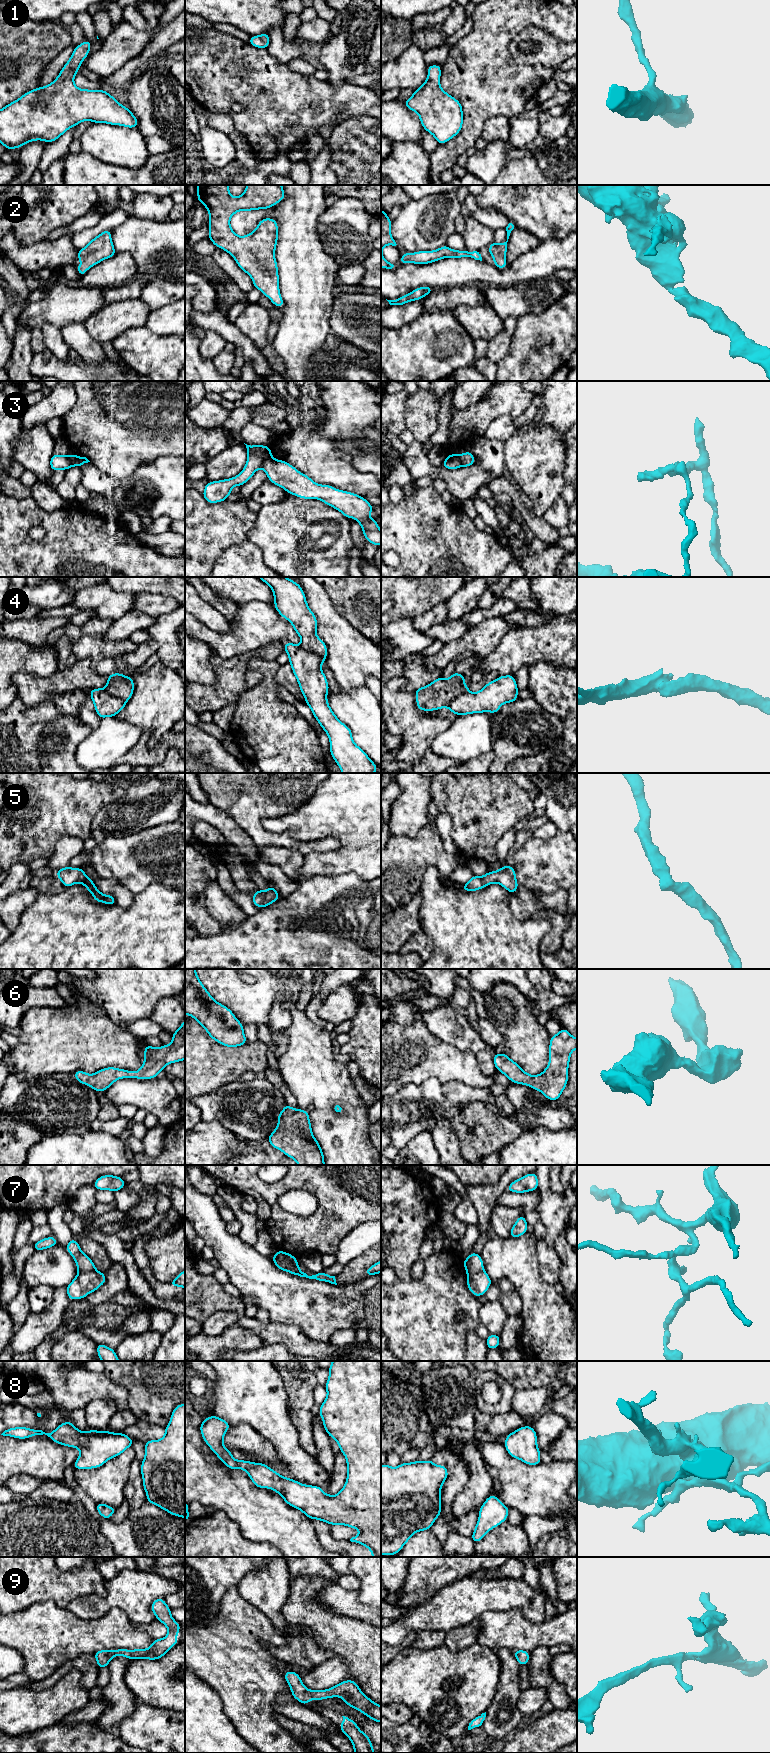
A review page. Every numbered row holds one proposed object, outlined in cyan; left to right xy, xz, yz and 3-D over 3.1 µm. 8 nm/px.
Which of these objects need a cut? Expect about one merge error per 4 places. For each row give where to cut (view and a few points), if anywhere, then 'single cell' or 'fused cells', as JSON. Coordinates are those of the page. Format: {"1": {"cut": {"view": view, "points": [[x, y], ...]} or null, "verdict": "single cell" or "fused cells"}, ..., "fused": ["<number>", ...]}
{"1": {"cut": null, "verdict": "single cell"}, "2": {"cut": null, "verdict": "single cell"}, "3": {"cut": {"view": "xz", "points": [[271, 457], [267, 458], [261, 467]]}, "verdict": "fused cells"}, "4": {"cut": {"view": "xz", "points": [[299, 645], [314, 652], [319, 657], [321, 664]]}, "verdict": "fused cells"}, "5": {"cut": null, "verdict": "single cell"}, "6": {"cut": null, "verdict": "single cell"}, "7": {"cut": {"view": "xz", "points": [[294, 1256], [275, 1262]]}, "verdict": "fused cells"}, "8": {"cut": null, "verdict": "single cell"}, "9": {"cut": null, "verdict": "single cell"}, "fused": ["3", "4", "7"]}

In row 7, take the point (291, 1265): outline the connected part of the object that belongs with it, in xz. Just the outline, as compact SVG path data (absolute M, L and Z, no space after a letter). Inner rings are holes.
M293 1257L291 1259L284 1259L282 1261L276 1261L275 1265L278 1269L287 1271L293 1275L297 1275L300 1277L306 1277L306 1278L314 1279L318 1281L325 1281L325 1282L337 1285L335 1276L327 1275L323 1271L320 1273L316 1273L312 1276L308 1276L306 1273L302 1272L300 1270L296 1257Z

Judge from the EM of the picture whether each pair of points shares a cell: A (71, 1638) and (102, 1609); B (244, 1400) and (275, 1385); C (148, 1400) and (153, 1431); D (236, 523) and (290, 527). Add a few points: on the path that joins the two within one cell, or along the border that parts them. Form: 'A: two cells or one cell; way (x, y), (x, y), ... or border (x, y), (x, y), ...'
A: two cells; border (112, 1608), (93, 1619), (81, 1619), (69, 1611)
B: one cell; way (252, 1392), (267, 1385)
C: two cells; border (137, 1419), (149, 1421), (164, 1428)
D: two cells; border (257, 513), (254, 525), (247, 532), (246, 540)

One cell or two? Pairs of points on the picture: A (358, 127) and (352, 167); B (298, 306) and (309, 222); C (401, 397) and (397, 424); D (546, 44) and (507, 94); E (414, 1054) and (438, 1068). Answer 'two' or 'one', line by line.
A: one
B: one
C: one
D: two
E: one

